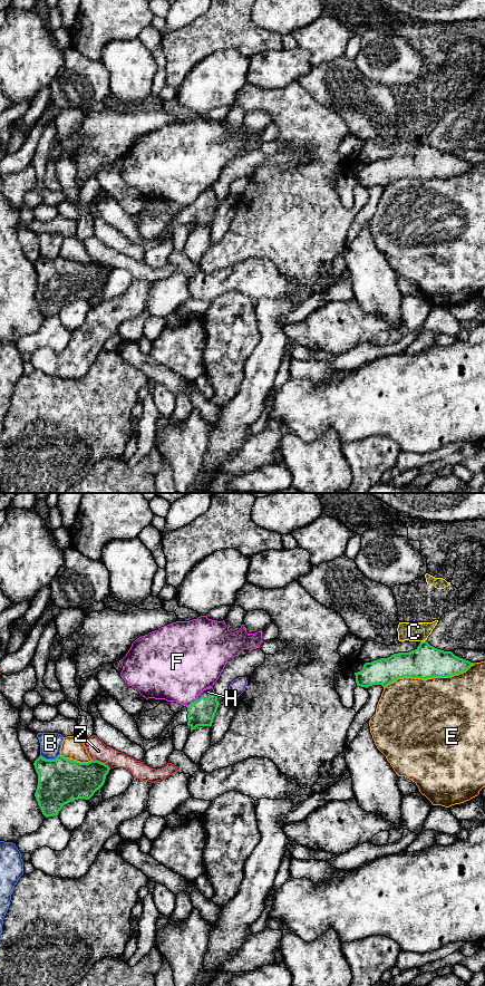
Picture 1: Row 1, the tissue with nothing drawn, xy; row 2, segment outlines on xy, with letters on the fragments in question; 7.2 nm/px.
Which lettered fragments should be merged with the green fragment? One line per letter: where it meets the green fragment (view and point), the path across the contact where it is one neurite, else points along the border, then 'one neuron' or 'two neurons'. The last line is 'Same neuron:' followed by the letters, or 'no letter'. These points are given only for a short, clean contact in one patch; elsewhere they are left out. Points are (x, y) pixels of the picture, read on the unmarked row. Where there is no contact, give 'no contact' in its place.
B: meets green in xy at (50, 260); two neurons
C: meets green in xy at (423, 142); border along xy (425, 139), (420, 143); two neurons
E: meets green in xy at (428, 177); two neurons
F: meets green in xy at (192, 203); two neurons
H: meets green in xy at (205, 199); runs through xy (201, 213), (205, 206), (205, 199), (207, 192); one neuron
Z: meets green in xy at (98, 261); two neurons
Same neuron: H

